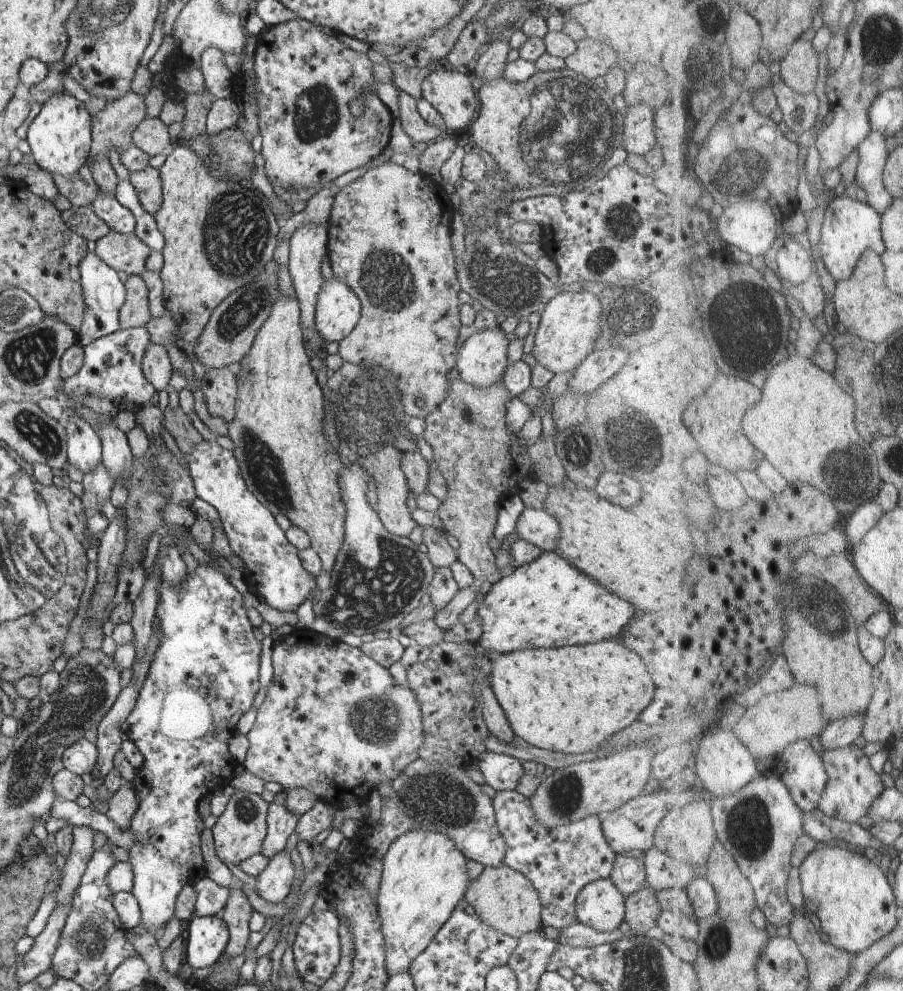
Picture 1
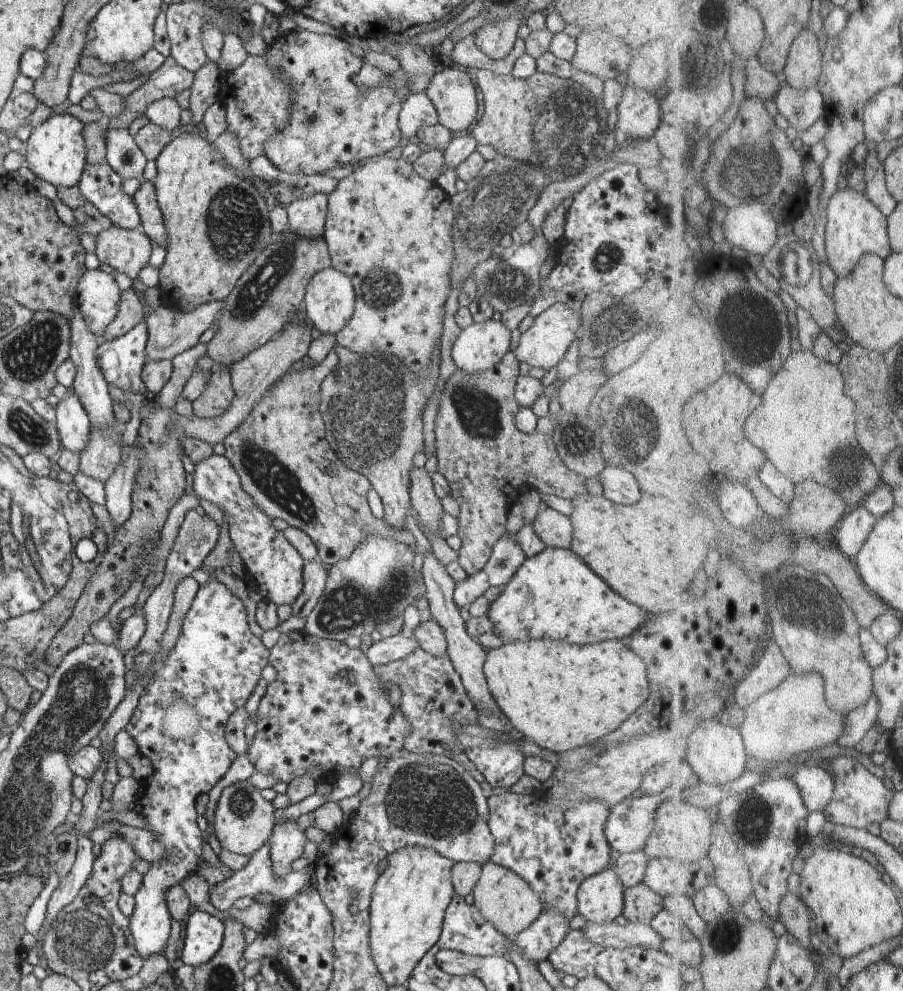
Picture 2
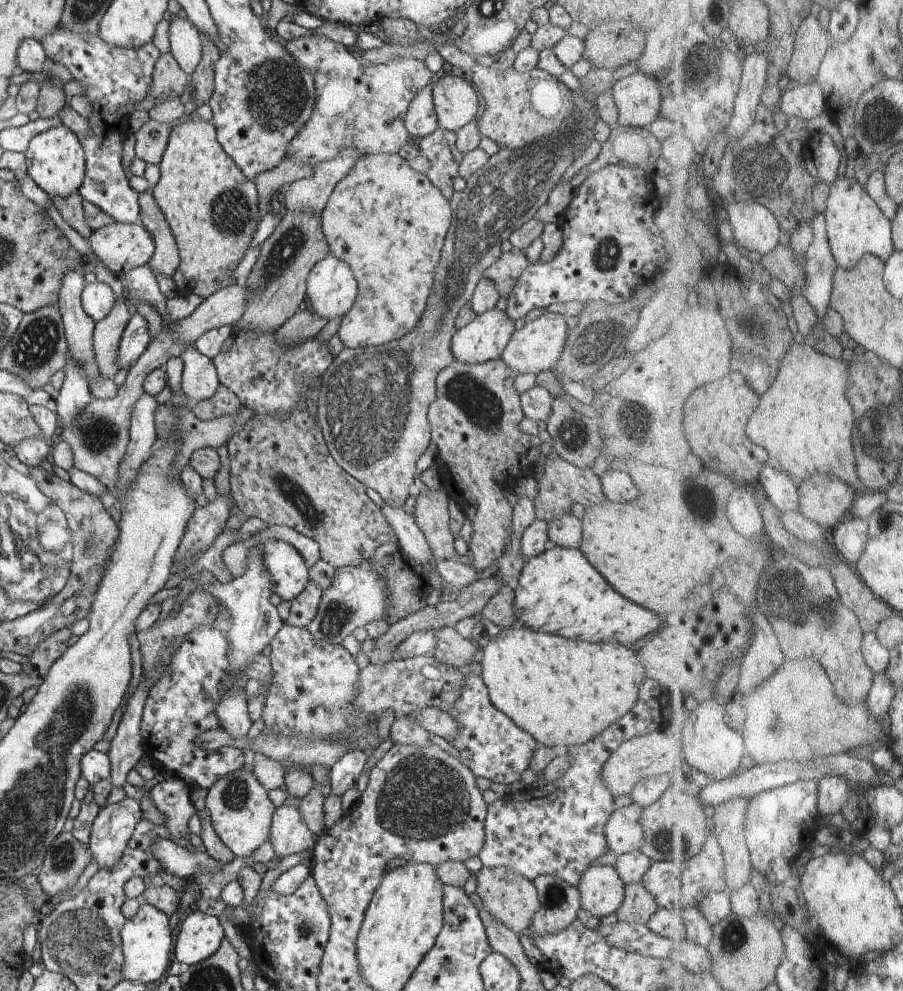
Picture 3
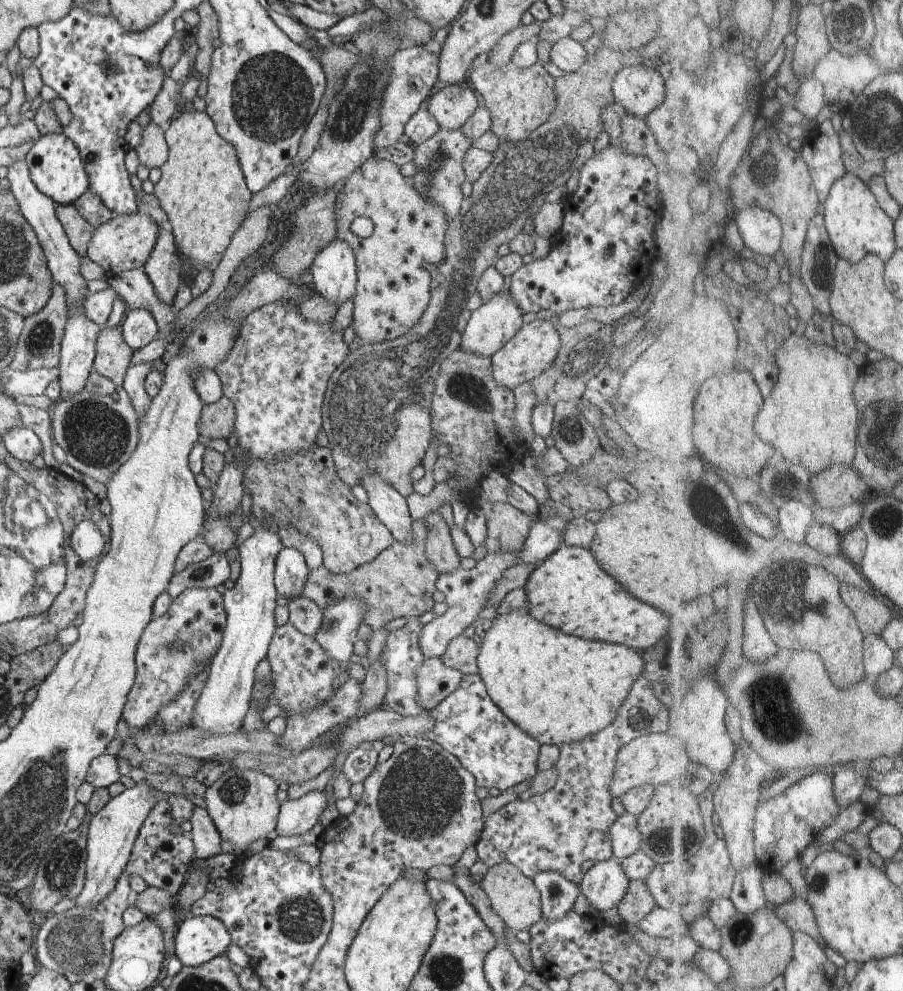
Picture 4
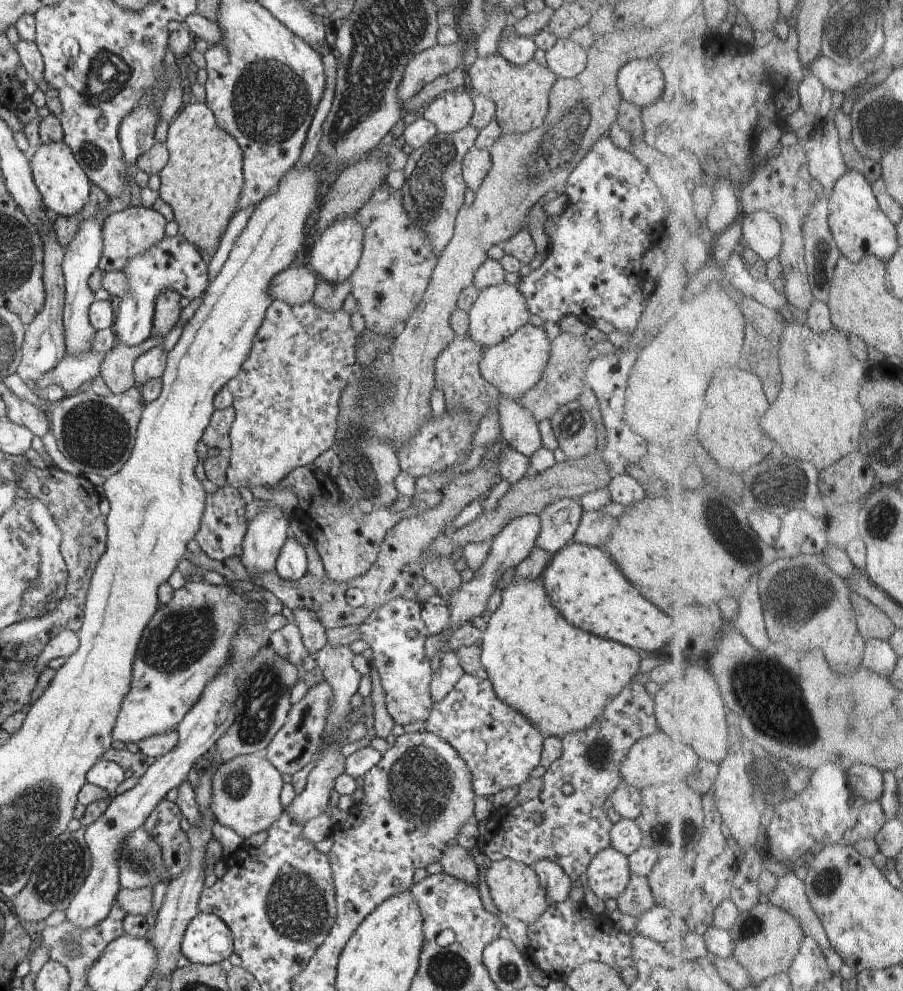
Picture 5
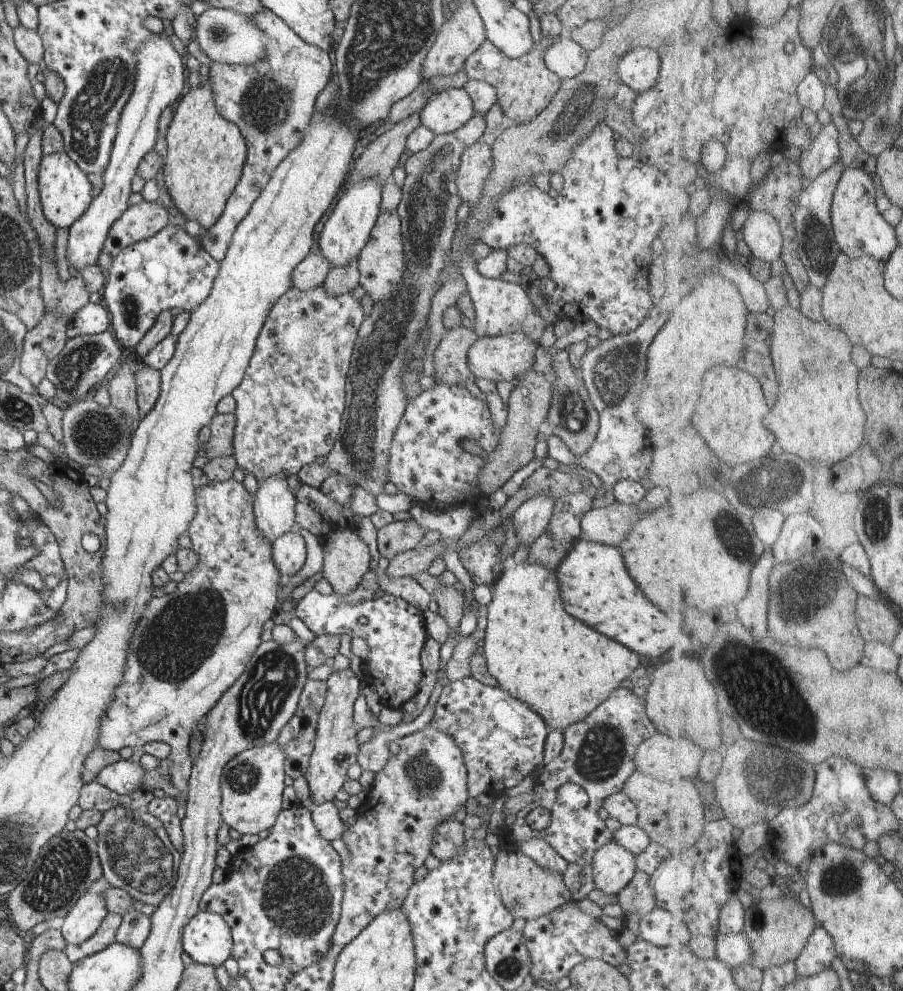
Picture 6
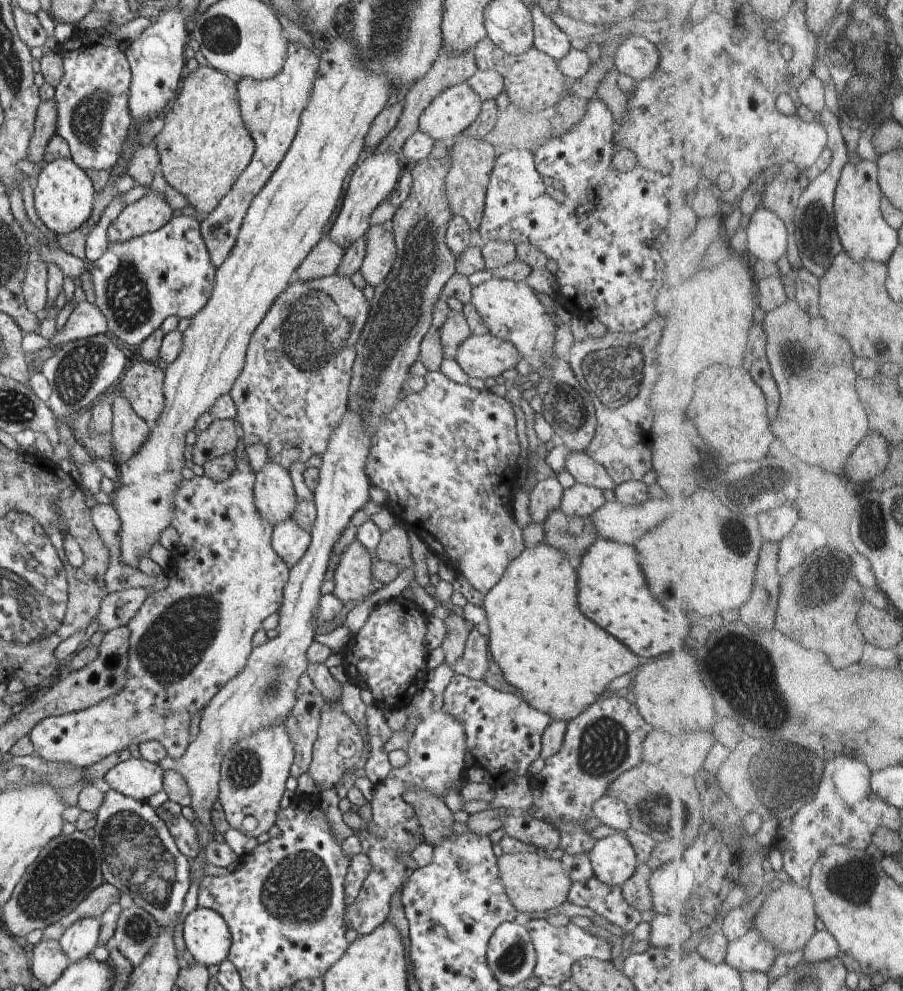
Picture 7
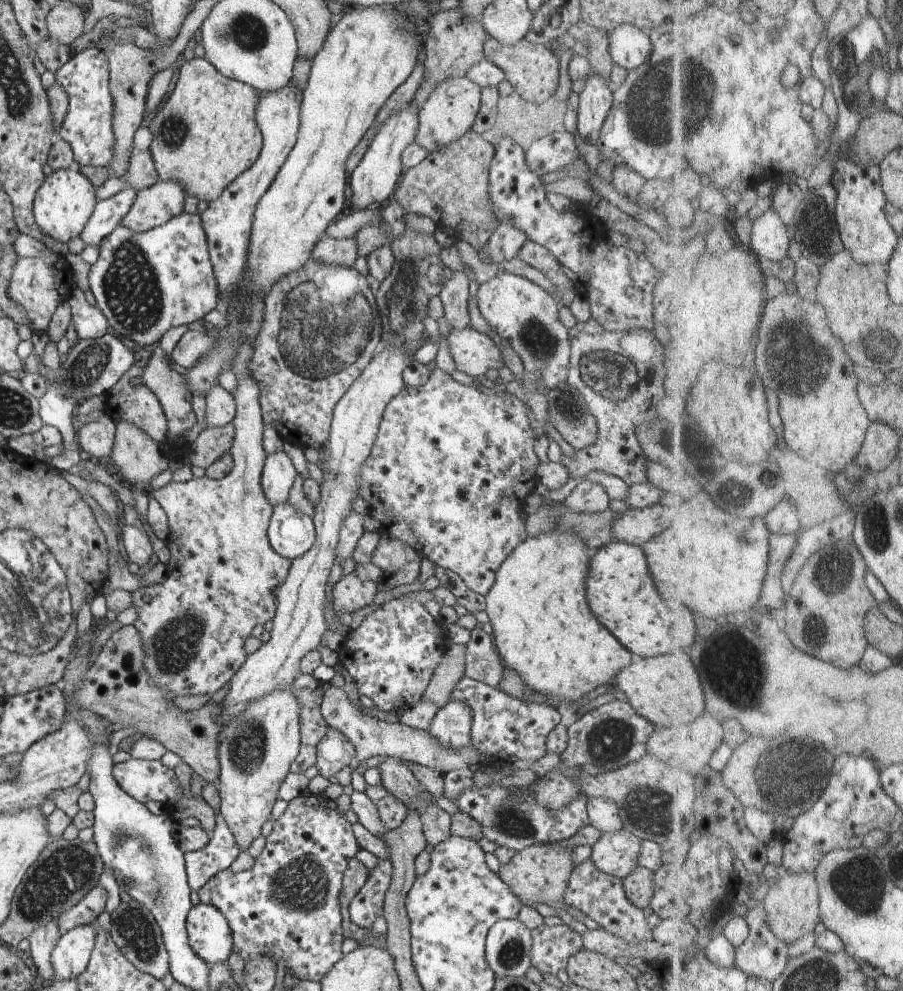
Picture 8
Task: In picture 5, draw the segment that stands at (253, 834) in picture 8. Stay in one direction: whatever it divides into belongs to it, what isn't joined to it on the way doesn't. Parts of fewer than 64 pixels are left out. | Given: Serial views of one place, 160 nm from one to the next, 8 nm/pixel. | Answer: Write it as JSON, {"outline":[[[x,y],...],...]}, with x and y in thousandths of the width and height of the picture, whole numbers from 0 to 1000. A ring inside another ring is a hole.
{"outline":[[[291,760],[266,762],[248,769],[234,785],[234,819],[244,831],[259,838],[269,848],[290,838],[295,840],[316,818],[310,810],[310,782]]]}

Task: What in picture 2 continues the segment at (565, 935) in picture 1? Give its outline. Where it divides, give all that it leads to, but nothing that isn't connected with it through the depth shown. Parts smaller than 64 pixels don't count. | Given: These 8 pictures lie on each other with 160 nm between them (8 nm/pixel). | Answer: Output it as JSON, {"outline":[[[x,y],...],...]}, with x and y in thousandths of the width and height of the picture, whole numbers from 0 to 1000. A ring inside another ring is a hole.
{"outline":[[[690,922],[682,924],[677,931],[649,931],[645,936],[647,945],[657,953],[668,956],[724,956],[732,959],[734,947],[721,933],[698,932]]]}

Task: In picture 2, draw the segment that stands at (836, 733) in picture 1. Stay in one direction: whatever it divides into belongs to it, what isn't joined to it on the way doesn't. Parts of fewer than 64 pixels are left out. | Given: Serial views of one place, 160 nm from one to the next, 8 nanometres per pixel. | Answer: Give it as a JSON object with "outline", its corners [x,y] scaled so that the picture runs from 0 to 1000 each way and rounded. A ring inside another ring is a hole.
{"outline":[[[970,702],[955,714],[942,718],[938,723],[938,734],[929,745],[930,753],[938,753],[945,758],[948,751],[952,751],[961,739],[971,732],[977,716],[976,706]]]}

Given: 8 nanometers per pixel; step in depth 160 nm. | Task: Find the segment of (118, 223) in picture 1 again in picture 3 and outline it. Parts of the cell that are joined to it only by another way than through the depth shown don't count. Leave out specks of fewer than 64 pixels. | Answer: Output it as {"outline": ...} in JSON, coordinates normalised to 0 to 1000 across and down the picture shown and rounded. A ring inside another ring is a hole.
{"outline":[[[68,25],[50,36],[45,43],[53,65],[73,67],[81,79],[93,86],[93,96],[102,105],[99,119],[101,134],[89,142],[94,153],[94,179],[86,194],[93,202],[112,210],[128,224],[148,225],[154,217],[154,196],[144,188],[135,169],[135,135],[140,137],[137,127],[143,127],[147,103],[163,99],[177,51],[168,41],[152,49],[123,47],[111,34],[87,32]]]}

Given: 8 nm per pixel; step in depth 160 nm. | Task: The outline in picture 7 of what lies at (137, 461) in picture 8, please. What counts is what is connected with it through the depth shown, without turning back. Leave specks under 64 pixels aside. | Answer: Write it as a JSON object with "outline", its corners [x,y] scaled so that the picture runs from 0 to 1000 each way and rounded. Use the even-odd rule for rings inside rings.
{"outline":[[[122,394],[125,414],[125,446],[128,468],[138,467],[155,451],[165,439],[163,426],[151,418],[144,405],[133,396]]]}

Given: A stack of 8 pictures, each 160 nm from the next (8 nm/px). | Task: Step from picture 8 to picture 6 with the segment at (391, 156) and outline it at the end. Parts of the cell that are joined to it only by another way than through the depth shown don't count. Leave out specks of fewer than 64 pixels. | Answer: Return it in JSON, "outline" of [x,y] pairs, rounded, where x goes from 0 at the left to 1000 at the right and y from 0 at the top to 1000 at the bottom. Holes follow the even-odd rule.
{"outline":[[[403,180],[389,190],[383,191],[379,200],[374,202],[374,206],[370,208],[368,216],[363,218],[363,222],[357,228],[357,234],[352,238],[354,254],[359,256],[359,260],[368,266],[368,269],[383,268],[385,264],[396,261],[422,214],[423,192],[424,187],[419,182]]]}

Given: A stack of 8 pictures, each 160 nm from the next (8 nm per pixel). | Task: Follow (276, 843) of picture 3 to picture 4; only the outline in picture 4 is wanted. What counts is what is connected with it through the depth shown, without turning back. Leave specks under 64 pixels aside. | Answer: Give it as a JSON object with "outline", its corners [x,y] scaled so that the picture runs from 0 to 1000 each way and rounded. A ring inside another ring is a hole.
{"outline":[[[357,797],[342,798],[330,806],[313,809],[307,823],[306,842],[316,845],[339,842],[352,830],[362,809]]]}

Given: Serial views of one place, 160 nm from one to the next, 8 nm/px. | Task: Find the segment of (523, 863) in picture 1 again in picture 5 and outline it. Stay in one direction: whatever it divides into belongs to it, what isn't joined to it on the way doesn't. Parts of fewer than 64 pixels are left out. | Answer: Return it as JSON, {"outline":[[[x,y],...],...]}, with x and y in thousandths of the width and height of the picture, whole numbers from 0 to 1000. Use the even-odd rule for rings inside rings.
{"outline":[[[710,689],[692,692],[670,714],[667,723],[649,737],[640,738],[621,745],[622,761],[606,776],[600,784],[601,794],[596,805],[576,809],[569,816],[564,813],[553,814],[542,824],[536,846],[530,846],[528,854],[543,869],[564,866],[589,875],[596,869],[608,868],[617,872],[638,890],[641,884],[650,880],[653,869],[669,857],[677,855],[674,838],[679,832],[667,814],[671,806],[689,790],[687,773],[694,765],[697,755],[713,743],[724,741],[729,735],[725,724],[725,706],[723,696],[715,696]],[[630,795],[631,803],[627,803],[622,796]],[[591,819],[598,819],[599,829],[592,830],[588,826]]]}

